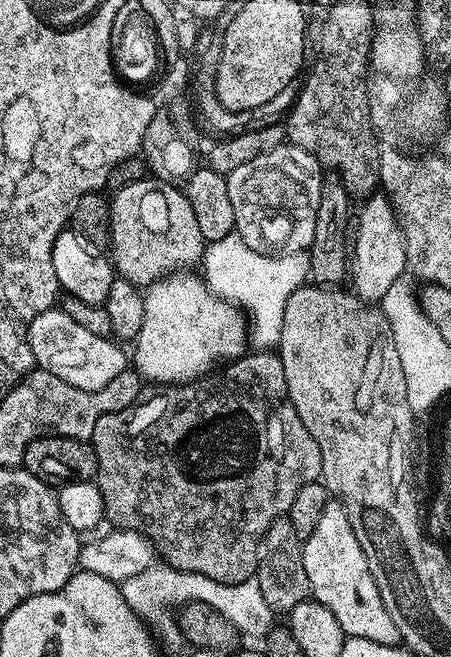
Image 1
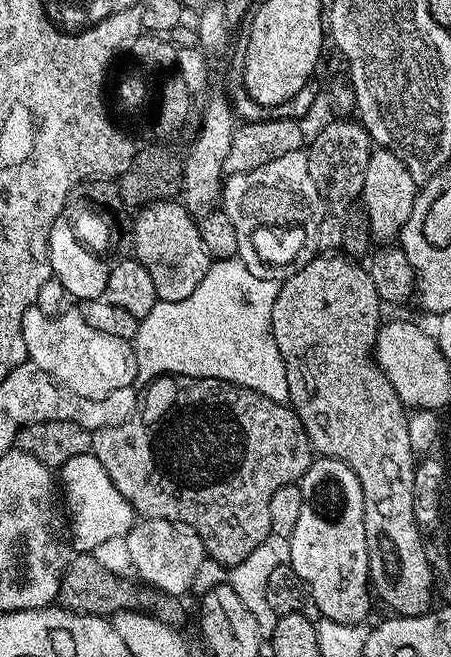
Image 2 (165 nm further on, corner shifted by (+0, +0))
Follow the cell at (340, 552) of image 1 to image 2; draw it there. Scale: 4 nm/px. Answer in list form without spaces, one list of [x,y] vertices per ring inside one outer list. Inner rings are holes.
[[[316,458],[298,483],[302,490],[302,511],[294,525],[294,534],[288,537],[290,558],[287,563],[296,571],[323,619],[364,624],[374,596],[368,579],[362,482],[358,482],[358,474],[340,460]]]

